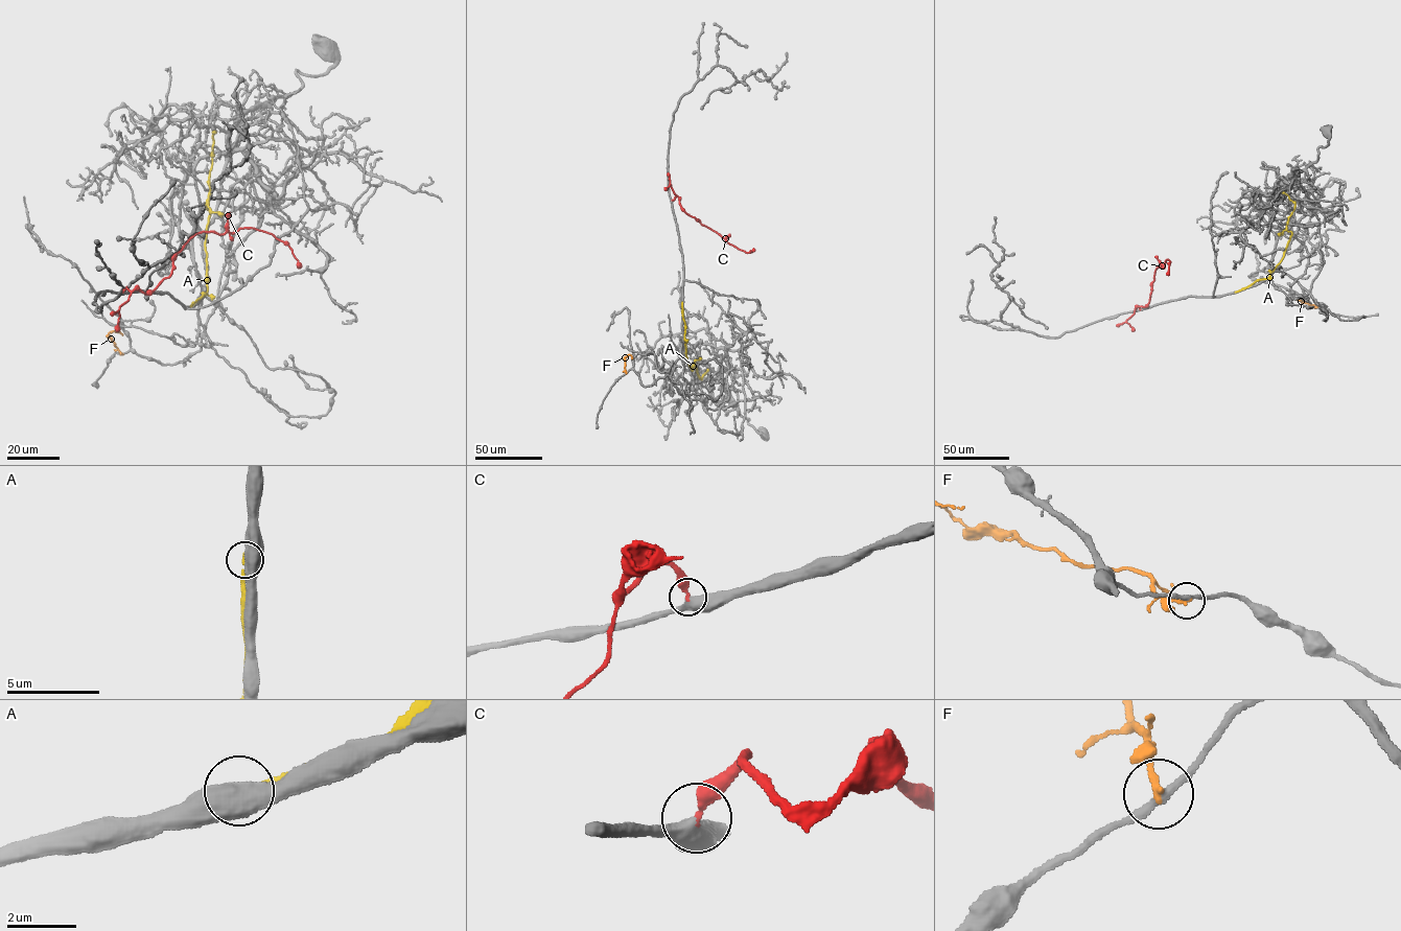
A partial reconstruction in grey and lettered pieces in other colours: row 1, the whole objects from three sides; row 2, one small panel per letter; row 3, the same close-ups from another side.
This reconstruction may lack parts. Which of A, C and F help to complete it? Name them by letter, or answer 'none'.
C

